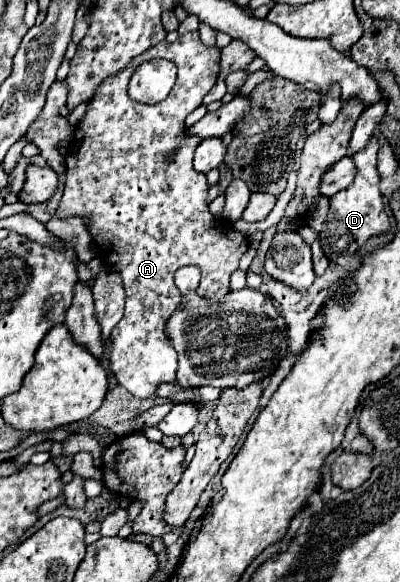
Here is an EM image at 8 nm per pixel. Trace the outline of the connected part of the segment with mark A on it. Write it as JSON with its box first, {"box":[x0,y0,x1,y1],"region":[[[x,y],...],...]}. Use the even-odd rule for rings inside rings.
{"box":[58,32,248,398],"region":[[[188,32],[180,36],[176,42],[160,42],[150,48],[146,54],[132,58],[128,66],[124,66],[118,74],[108,76],[96,96],[90,100],[84,118],[78,122],[74,136],[68,146],[66,164],[66,188],[58,206],[58,216],[88,216],[90,218],[90,234],[98,248],[98,254],[104,256],[108,264],[114,264],[126,288],[126,310],[122,320],[112,330],[112,350],[110,364],[112,372],[134,398],[150,398],[156,394],[156,388],[164,382],[176,382],[176,350],[172,350],[170,340],[164,334],[164,324],[170,314],[180,306],[182,294],[174,284],[174,272],[182,266],[194,264],[202,270],[202,282],[198,286],[198,294],[206,300],[222,300],[230,292],[230,276],[238,270],[238,260],[248,250],[248,240],[236,230],[226,230],[226,226],[208,212],[206,194],[208,184],[206,176],[198,174],[192,168],[192,156],[198,138],[186,138],[184,120],[190,112],[194,112],[208,90],[216,84],[220,72],[220,48],[206,46],[198,32]],[[152,58],[166,58],[178,66],[178,78],[172,88],[172,94],[164,102],[158,104],[140,104],[130,100],[128,96],[128,80],[136,66]],[[170,150],[176,150],[172,160],[168,162]]]}

